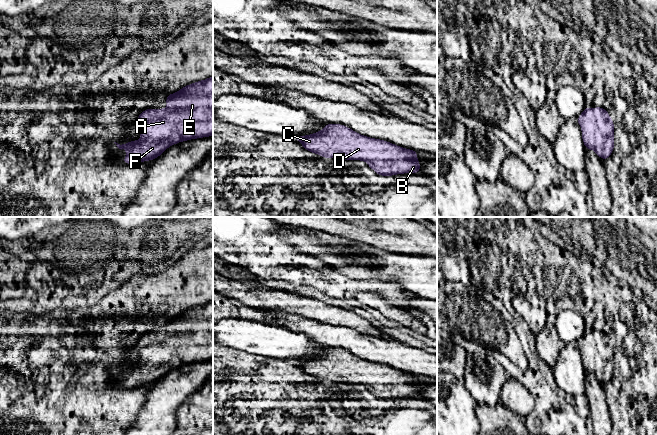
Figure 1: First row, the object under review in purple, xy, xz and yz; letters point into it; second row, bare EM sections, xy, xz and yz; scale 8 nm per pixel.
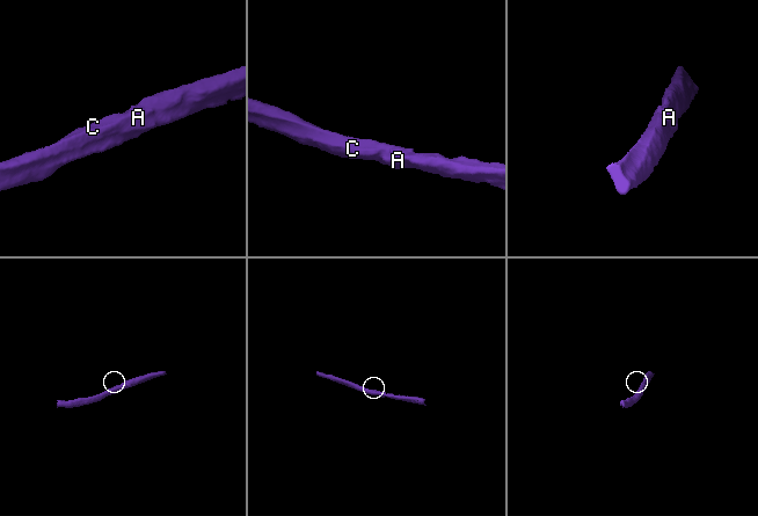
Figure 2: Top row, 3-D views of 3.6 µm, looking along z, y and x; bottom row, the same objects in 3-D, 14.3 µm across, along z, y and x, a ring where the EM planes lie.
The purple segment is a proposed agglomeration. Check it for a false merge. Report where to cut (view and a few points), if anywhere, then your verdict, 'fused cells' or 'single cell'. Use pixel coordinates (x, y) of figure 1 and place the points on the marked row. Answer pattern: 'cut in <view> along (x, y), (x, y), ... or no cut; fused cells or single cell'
no cut; single cell

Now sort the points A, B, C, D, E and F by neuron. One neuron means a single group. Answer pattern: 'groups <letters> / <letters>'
groups A B C D E F

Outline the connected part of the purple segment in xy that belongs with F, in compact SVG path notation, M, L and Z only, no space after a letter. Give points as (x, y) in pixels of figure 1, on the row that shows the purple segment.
M213 76L184 86L177 93L169 94L164 100L169 105L167 109L146 109L138 116L135 127L143 134L139 141L122 145L114 142L119 149L126 149L129 153L122 158L123 163L129 165L154 160L170 145L213 135Z

